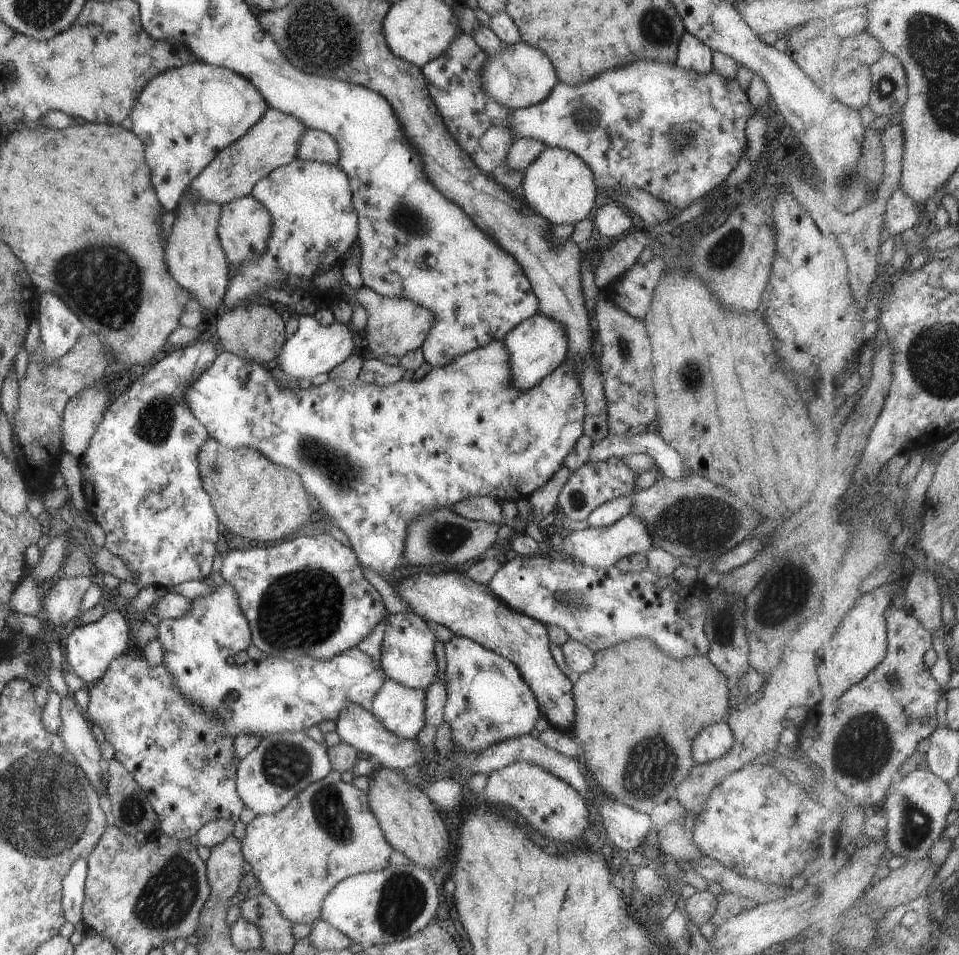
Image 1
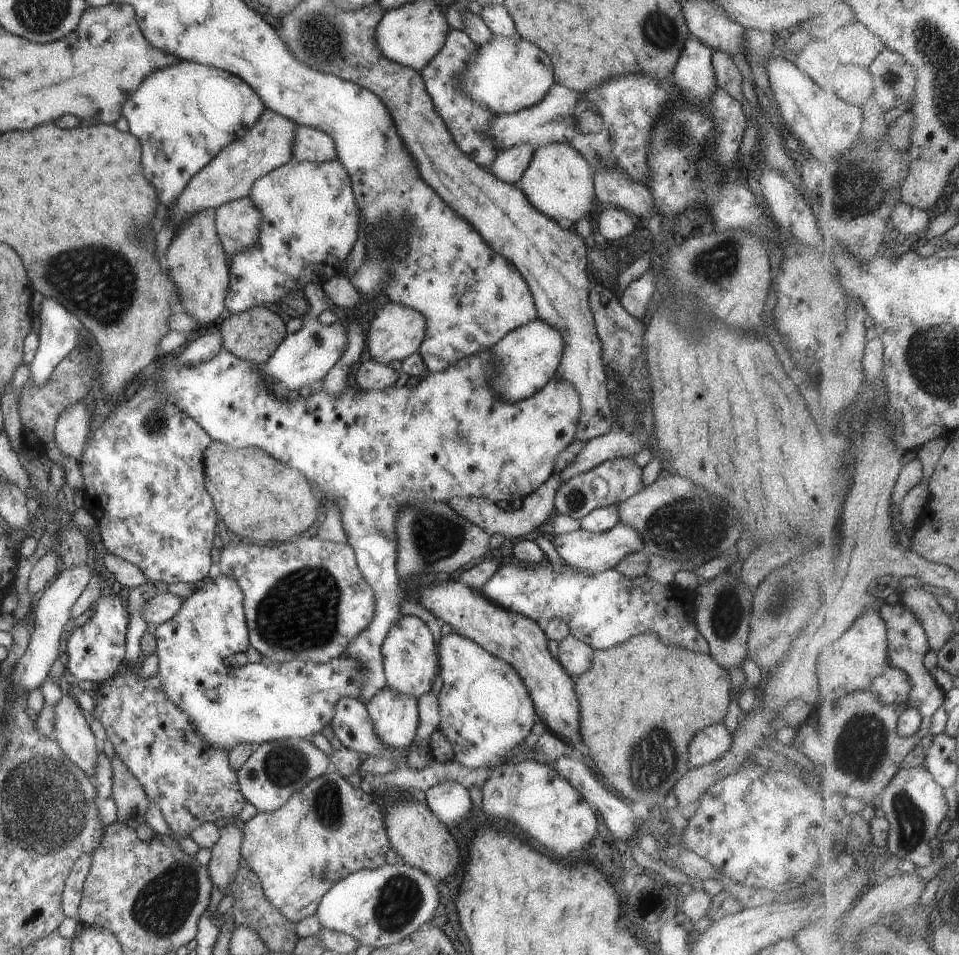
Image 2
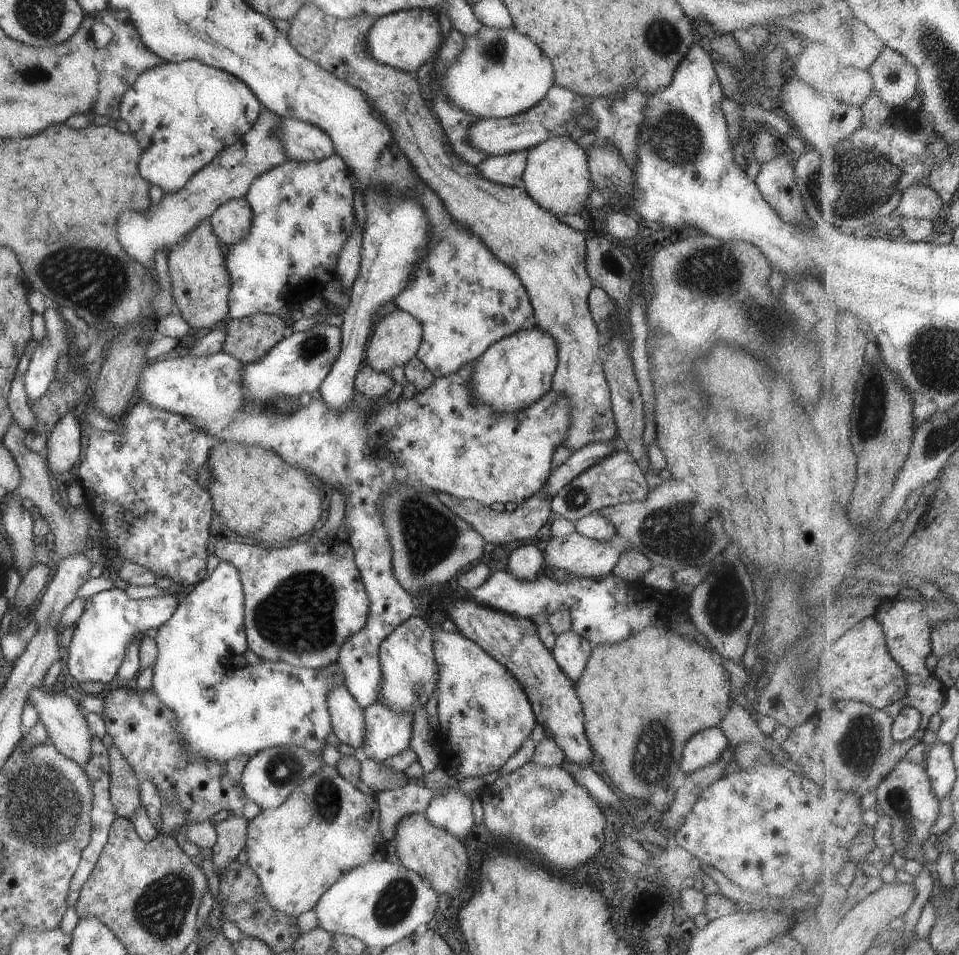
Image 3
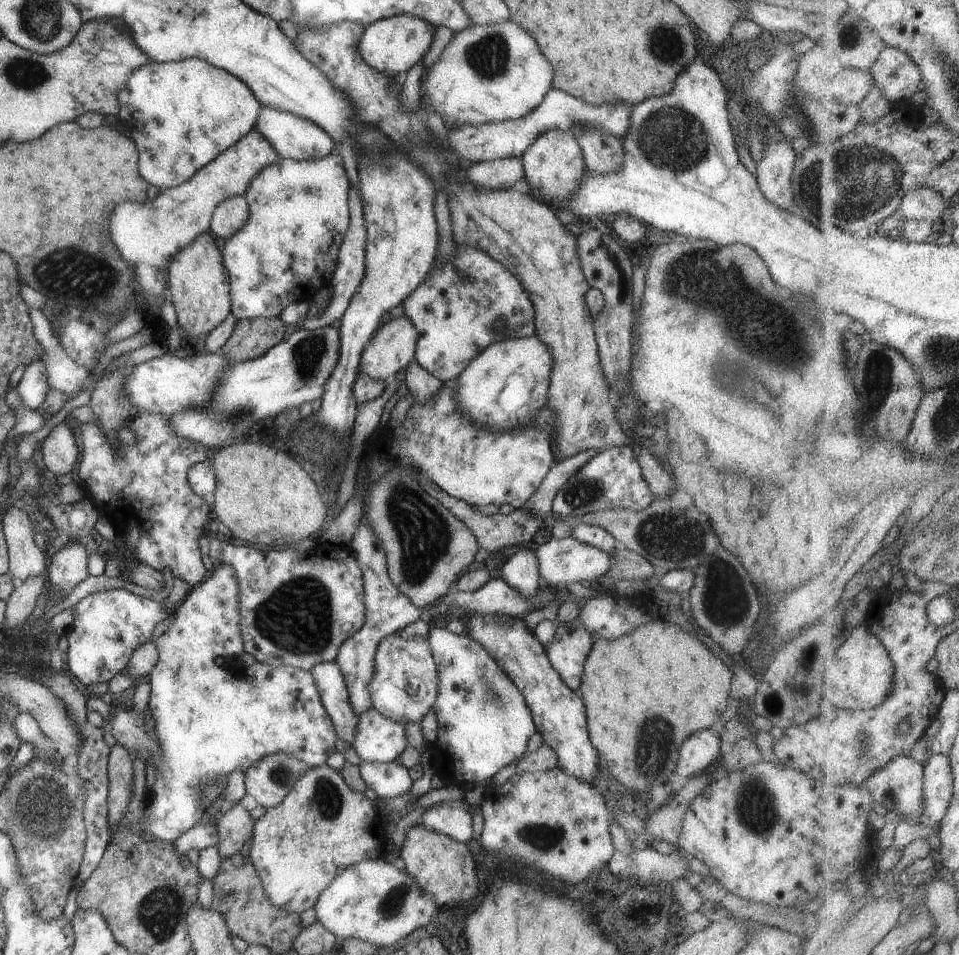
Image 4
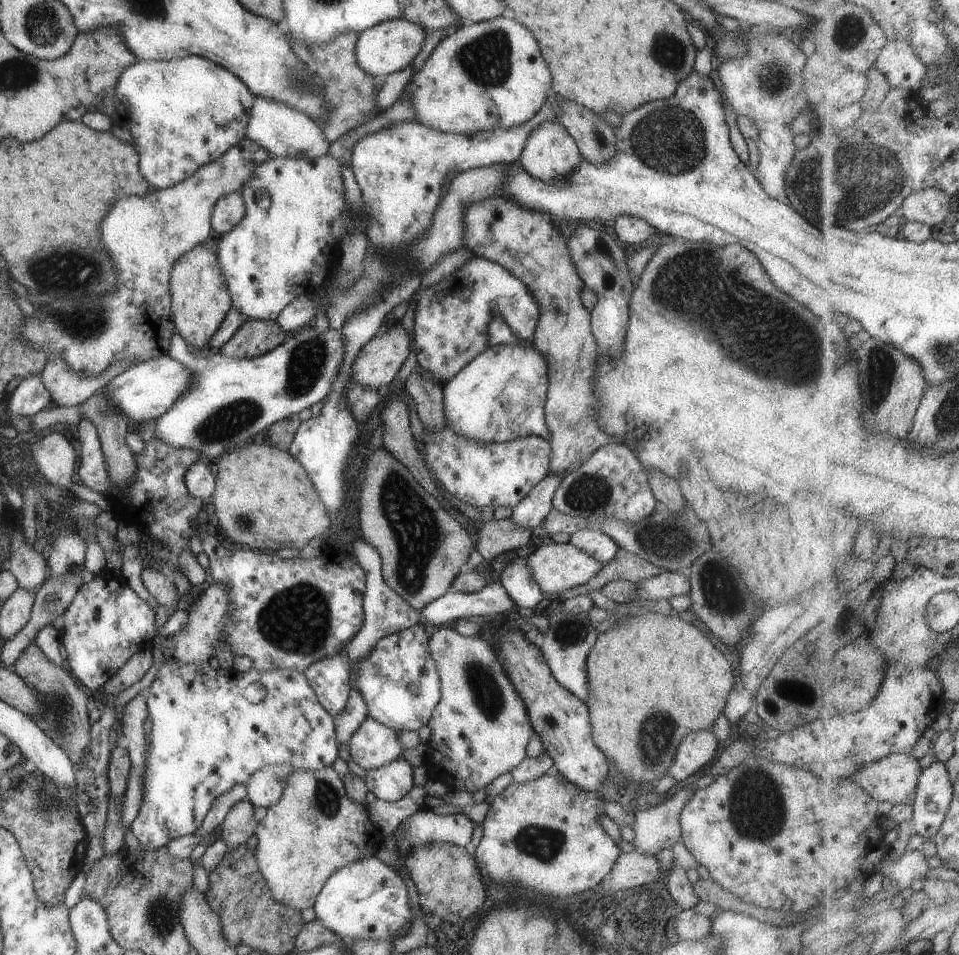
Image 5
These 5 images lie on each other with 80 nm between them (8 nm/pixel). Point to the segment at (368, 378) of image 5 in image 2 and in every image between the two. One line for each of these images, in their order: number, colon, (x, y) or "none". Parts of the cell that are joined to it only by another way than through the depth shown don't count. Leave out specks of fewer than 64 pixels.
2: (396, 331)
3: (394, 339)
4: (391, 347)

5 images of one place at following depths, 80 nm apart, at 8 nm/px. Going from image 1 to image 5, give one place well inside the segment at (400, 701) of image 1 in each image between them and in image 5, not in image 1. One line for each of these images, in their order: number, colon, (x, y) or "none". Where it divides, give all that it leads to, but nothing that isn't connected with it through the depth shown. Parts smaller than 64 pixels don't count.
2: (394, 717)
3: (386, 731)
4: (378, 739)
5: (372, 744)

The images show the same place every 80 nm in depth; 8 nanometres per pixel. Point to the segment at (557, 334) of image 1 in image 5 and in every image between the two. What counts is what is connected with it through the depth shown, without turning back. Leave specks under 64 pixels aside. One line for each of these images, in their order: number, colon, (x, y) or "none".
2: (525, 358)
3: (512, 373)
4: (504, 386)
5: (499, 395)

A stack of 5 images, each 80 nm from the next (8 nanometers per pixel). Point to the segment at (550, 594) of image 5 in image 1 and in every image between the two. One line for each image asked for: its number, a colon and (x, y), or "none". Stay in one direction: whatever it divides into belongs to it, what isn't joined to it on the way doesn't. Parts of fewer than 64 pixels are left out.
1: (601, 547)
2: (590, 552)
3: (579, 556)
4: (560, 561)

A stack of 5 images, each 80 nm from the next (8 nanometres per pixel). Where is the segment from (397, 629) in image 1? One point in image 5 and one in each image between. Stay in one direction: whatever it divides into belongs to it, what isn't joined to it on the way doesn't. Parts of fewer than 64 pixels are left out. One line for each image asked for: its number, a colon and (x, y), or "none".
2: (409, 661)
3: (408, 671)
4: (403, 686)
5: (398, 680)

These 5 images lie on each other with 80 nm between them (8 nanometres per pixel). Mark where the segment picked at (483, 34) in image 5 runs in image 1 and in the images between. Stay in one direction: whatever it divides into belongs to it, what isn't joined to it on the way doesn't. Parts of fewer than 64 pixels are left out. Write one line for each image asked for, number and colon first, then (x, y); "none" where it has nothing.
1: (517, 76)
2: (507, 74)
3: (498, 73)
4: (486, 73)

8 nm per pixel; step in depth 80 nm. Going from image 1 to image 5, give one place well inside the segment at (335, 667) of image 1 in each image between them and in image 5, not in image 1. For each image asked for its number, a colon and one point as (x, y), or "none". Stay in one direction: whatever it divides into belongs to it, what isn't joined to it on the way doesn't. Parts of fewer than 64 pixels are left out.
2: (268, 700)
3: (223, 712)
4: (209, 720)
5: (206, 737)

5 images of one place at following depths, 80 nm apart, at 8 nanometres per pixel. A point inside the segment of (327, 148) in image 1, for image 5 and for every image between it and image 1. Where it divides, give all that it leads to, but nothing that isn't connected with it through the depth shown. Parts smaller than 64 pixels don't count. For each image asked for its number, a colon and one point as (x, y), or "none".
2: (309, 144)
3: (301, 142)
4: (292, 137)
5: (283, 132)

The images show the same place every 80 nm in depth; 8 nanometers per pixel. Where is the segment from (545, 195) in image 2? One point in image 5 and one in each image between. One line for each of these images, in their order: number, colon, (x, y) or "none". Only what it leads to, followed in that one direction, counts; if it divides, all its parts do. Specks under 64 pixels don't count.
3: (556, 176)
4: (553, 164)
5: (549, 153)

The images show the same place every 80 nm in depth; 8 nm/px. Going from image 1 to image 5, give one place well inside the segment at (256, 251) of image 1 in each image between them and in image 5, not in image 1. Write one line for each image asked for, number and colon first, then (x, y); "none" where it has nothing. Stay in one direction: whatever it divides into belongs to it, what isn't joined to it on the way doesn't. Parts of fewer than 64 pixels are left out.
2: (237, 222)
3: (230, 221)
4: (230, 214)
5: (228, 210)

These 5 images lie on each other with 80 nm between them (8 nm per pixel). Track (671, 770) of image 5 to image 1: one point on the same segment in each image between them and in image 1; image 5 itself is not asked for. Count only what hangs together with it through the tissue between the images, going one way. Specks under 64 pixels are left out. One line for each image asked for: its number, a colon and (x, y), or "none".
1: (711, 742)
2: (709, 743)
3: (705, 746)
4: (700, 749)

